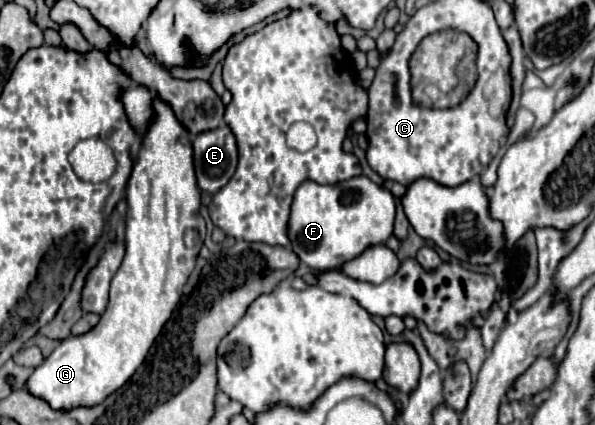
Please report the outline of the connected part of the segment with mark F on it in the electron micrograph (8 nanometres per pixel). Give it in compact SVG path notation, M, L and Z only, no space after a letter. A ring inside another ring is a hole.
M356 176L346 182L338 182L332 186L318 184L314 180L306 180L300 184L300 188L294 194L292 202L292 214L290 214L290 250L300 256L300 262L316 268L316 270L334 270L346 264L348 260L358 258L364 250L370 246L384 244L392 236L394 226L394 214L396 214L396 200L390 190L374 184L366 176Z

